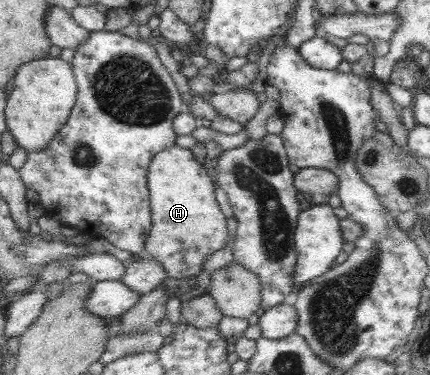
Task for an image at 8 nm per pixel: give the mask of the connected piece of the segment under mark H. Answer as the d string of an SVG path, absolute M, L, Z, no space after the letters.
M175 144L170 149L165 149L152 160L148 173L148 187L152 195L152 233L145 243L143 256L157 258L170 277L185 279L196 277L203 269L205 259L215 251L223 249L227 245L229 231L227 231L227 217L221 211L217 199L215 199L215 183L205 170L203 164L196 161L194 154L189 149L183 149Z

